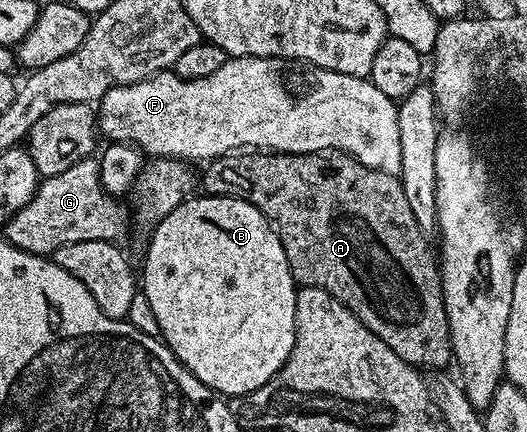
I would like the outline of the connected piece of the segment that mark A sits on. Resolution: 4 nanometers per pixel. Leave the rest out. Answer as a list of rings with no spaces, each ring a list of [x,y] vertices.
[[[235,151],[227,156],[214,158],[203,169],[206,170],[203,171],[202,177],[200,173],[200,185],[206,188],[203,190],[209,196],[239,197],[242,201],[252,203],[252,207],[256,207],[265,215],[267,221],[274,226],[275,233],[278,234],[280,243],[284,247],[284,255],[288,259],[288,267],[299,286],[311,285],[328,291],[328,295],[332,295],[340,303],[344,303],[344,307],[348,307],[352,311],[352,315],[356,315],[356,319],[360,319],[360,323],[364,323],[364,327],[368,327],[368,331],[372,331],[377,337],[384,339],[384,343],[388,343],[388,347],[392,347],[392,351],[396,351],[396,355],[400,355],[400,359],[404,359],[409,365],[422,371],[442,371],[447,368],[446,364],[451,364],[450,324],[446,314],[446,304],[442,298],[440,261],[435,250],[434,253],[430,250],[431,238],[420,227],[420,223],[416,223],[416,215],[412,215],[412,207],[408,207],[408,198],[404,195],[401,180],[395,174],[368,167],[364,163],[360,163],[351,153],[341,151],[324,153]]]

